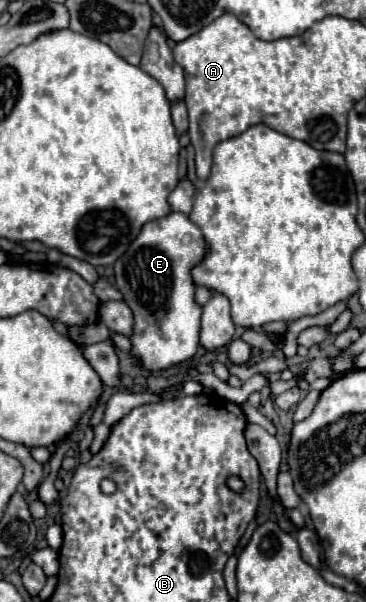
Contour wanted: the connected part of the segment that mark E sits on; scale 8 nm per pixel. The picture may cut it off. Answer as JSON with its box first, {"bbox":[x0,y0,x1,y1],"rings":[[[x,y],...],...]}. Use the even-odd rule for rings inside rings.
{"bbox":[115,212,209,370],"rings":[[[171,212],[161,220],[147,222],[129,250],[115,262],[117,288],[123,292],[125,302],[135,316],[131,354],[141,360],[145,370],[165,370],[189,360],[197,352],[203,310],[195,302],[191,270],[203,262],[207,252],[209,244],[189,216]]]}

